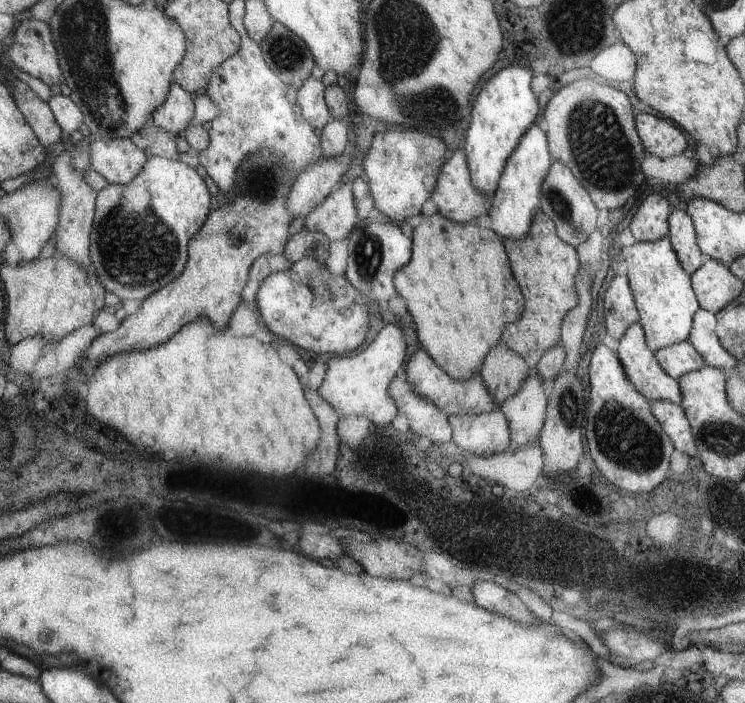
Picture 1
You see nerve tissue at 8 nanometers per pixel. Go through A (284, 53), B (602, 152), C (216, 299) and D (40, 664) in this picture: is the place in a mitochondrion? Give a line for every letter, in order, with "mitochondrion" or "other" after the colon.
A: mitochondrion
B: mitochondrion
C: other
D: other

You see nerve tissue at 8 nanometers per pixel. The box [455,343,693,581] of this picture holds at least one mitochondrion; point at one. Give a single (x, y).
(621, 434)

